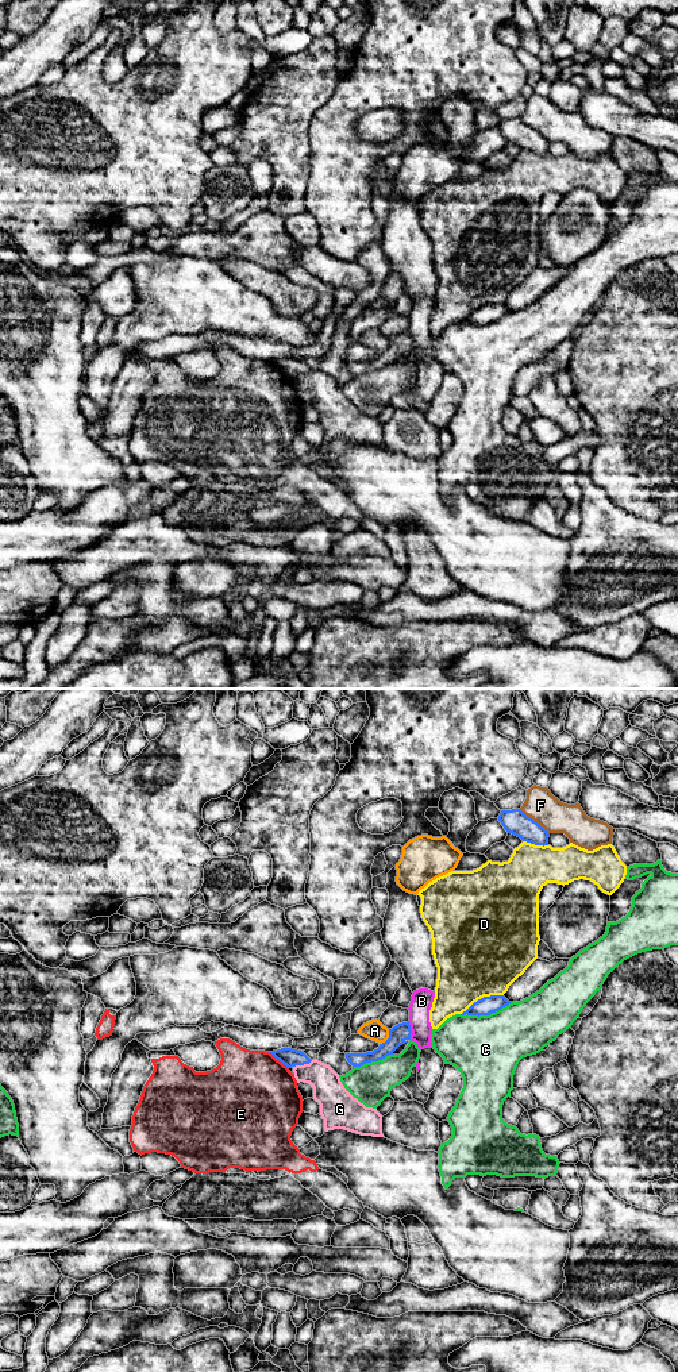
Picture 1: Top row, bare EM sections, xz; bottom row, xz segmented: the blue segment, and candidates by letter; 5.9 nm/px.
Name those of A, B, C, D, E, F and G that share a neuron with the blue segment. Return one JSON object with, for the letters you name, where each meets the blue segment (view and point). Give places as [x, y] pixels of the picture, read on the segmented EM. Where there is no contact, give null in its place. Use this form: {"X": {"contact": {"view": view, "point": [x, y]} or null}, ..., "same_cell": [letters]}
{"same_cell": []}

